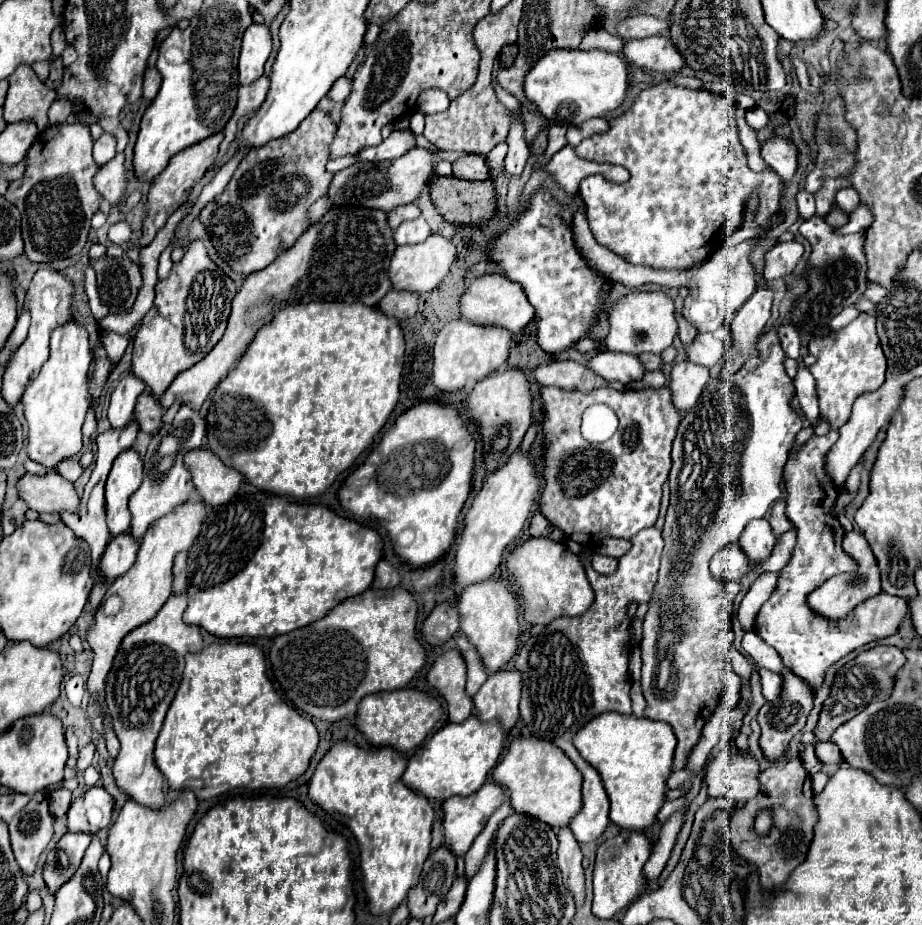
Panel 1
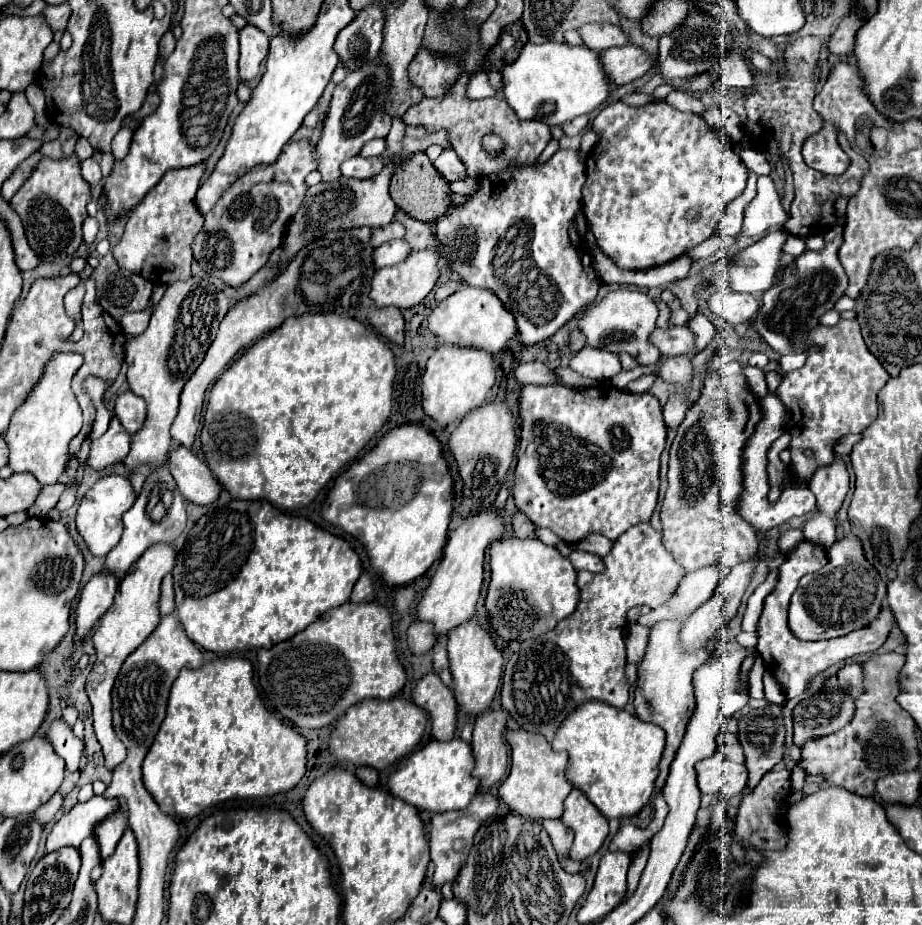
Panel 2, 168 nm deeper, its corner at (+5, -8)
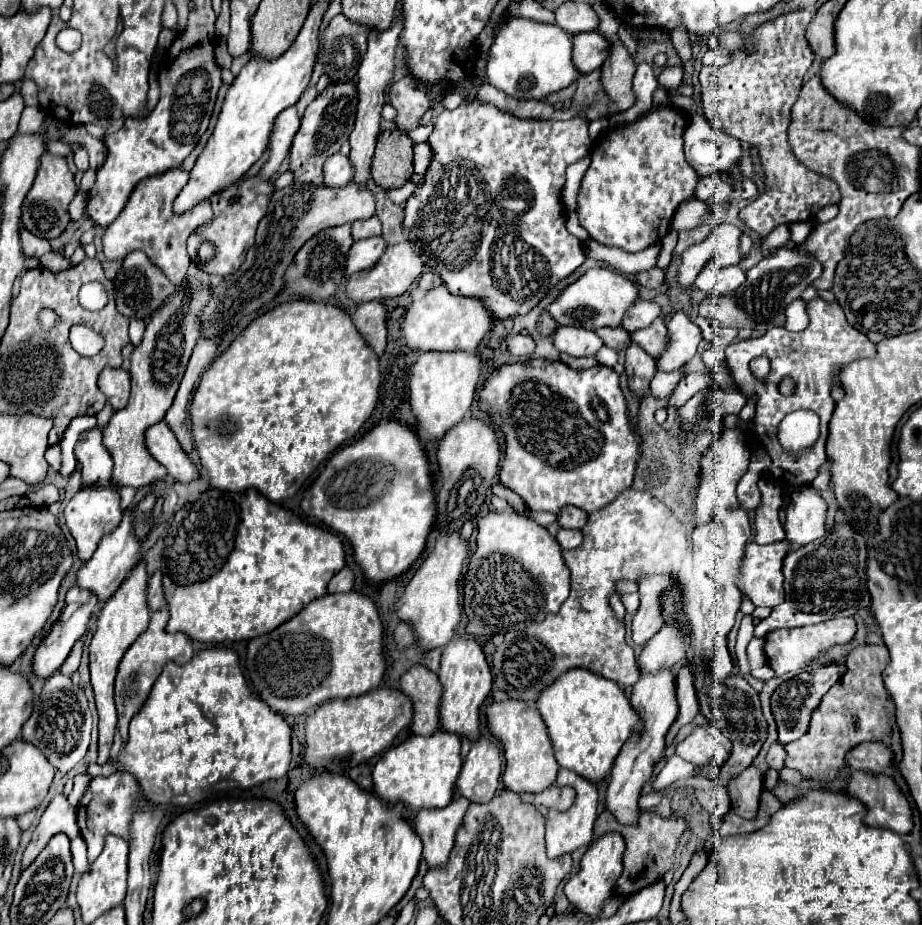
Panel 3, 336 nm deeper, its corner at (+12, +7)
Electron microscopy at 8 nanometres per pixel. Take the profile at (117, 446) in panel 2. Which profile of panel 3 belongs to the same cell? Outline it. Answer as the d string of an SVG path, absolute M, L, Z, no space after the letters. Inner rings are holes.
M94 427L80 435L76 443L82 487L108 487L112 475L112 457L102 443L102 429Z

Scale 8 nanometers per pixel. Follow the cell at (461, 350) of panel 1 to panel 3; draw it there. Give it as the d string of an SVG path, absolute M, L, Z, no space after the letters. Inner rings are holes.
M420 353L412 367L410 409L416 417L416 433L422 441L440 441L452 425L458 425L470 411L480 381L480 359L474 353Z

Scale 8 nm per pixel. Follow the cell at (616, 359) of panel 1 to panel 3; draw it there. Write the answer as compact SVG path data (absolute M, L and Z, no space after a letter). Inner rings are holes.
M562 325L554 331L552 343L558 351L570 353L574 357L594 357L596 351L602 347L602 341L594 331Z

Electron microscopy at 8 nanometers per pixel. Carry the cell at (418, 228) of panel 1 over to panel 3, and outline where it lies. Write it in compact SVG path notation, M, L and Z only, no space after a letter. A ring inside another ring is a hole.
M370 237L370 239L360 239L352 245L352 249L348 251L348 263L346 263L346 277L350 277L352 273L370 269L380 255L384 253L386 243L382 237Z

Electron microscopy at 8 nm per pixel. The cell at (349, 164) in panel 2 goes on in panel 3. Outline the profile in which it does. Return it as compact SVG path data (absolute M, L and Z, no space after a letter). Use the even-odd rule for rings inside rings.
M336 153L332 157L328 157L328 161L324 163L324 185L328 187L344 187L352 181L352 165L348 161L348 157Z

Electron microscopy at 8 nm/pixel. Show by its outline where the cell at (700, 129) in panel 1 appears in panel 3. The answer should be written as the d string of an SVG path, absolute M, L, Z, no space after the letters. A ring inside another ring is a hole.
M664 107L642 115L636 123L610 129L602 133L592 145L592 163L580 181L578 191L578 221L590 233L590 237L602 245L620 247L624 251L640 251L656 245L670 229L672 215L678 205L694 197L698 183L696 171L684 159L682 135L688 127L688 115L676 107Z

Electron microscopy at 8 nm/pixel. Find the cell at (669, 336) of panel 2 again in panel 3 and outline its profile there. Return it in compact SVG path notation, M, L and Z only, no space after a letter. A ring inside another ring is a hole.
M636 301L632 309L624 315L624 321L620 323L626 331L636 331L648 327L656 317L660 317L660 305L654 301Z

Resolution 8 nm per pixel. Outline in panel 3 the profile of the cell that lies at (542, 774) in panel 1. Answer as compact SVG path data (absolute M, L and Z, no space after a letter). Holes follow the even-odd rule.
M494 701L486 707L486 719L488 719L488 731L502 743L504 747L504 759L506 769L502 775L504 787L514 793L540 793L548 789L558 775L558 763L554 759L552 741L546 731L546 723L540 717L540 711L534 705L528 705L526 701Z

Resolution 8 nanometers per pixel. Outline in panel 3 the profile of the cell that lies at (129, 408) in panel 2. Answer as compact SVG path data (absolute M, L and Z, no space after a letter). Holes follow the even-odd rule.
M104 369L104 373L100 373L98 387L114 409L122 409L130 395L130 373L124 369Z

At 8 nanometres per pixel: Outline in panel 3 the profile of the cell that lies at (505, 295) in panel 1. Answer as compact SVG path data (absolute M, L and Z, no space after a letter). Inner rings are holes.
M444 285L430 289L420 301L414 301L402 317L400 331L404 343L414 351L468 351L474 353L486 333L490 333L492 315L482 301L474 297L456 297Z

